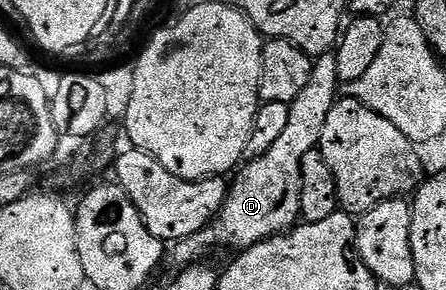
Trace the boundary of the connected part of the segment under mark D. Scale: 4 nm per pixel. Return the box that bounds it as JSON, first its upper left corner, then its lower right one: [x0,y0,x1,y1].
[174,52,341,267]

